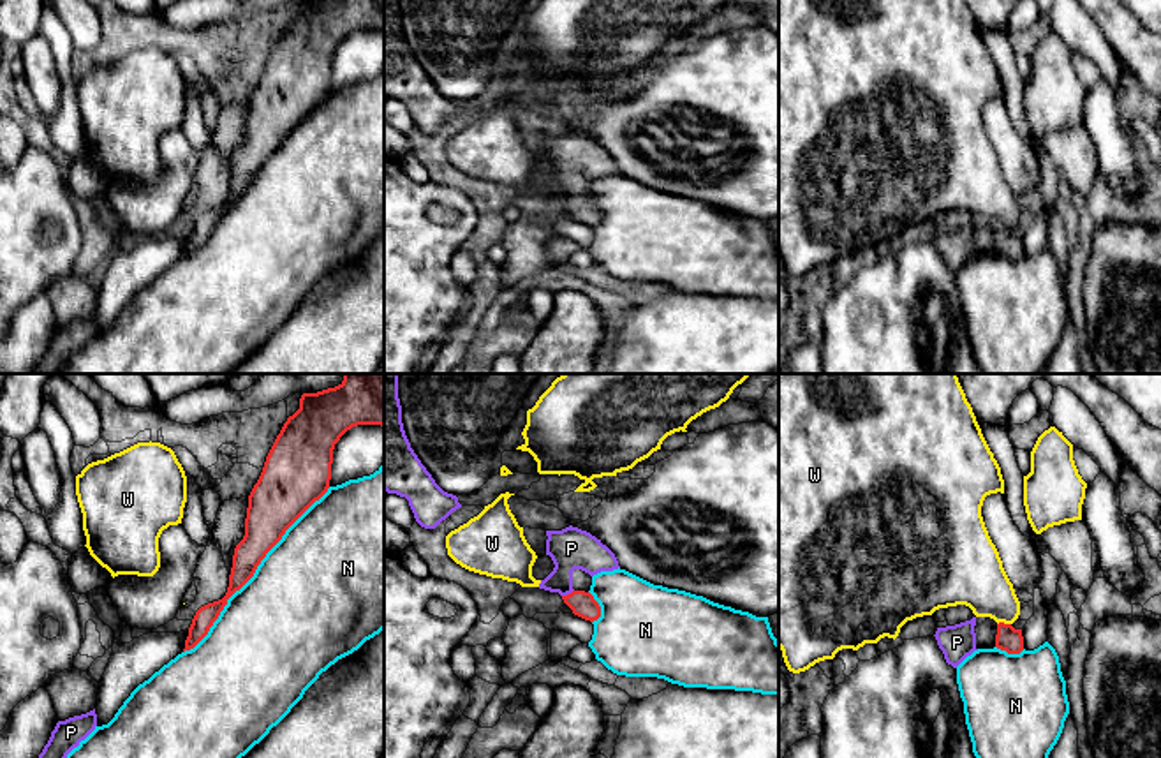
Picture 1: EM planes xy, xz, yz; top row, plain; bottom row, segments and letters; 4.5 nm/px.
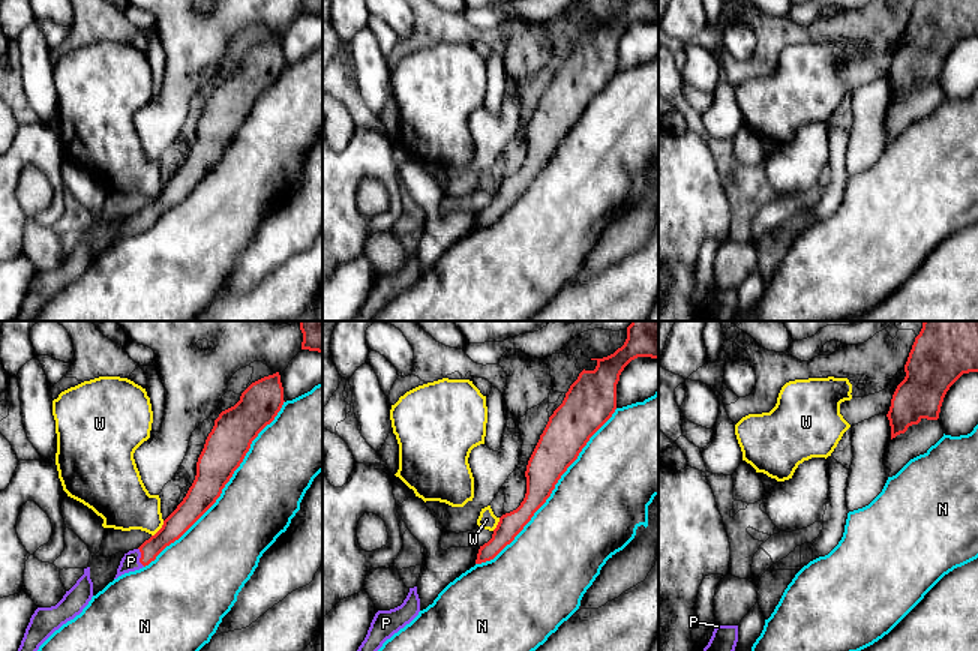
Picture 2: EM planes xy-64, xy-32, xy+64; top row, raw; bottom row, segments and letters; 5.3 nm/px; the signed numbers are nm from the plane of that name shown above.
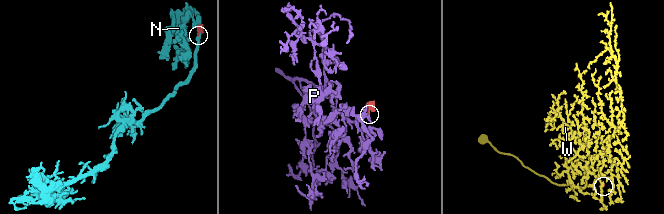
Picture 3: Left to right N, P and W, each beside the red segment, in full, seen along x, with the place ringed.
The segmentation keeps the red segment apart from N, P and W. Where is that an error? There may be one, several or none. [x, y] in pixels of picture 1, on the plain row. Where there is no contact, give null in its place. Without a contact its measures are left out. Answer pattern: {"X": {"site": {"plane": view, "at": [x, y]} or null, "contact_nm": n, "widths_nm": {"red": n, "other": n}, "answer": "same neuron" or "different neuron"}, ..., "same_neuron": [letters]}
{"N": {"site": {"plane": "xy", "at": [254, 177]}, "contact_nm": 1000, "widths_nm": {"red": 200, "other": 500}, "answer": "different neuron"}, "P": {"site": {"plane": "xz", "at": [568, 200]}, "contact_nm": 70, "widths_nm": {"red": 120, "other": 190}, "answer": "same neuron"}, "W": {"site": {"plane": "yz", "at": [1003, 228]}, "contact_nm": 60, "widths_nm": {"red": 120, "other": 280}, "answer": "different neuron"}, "same_neuron": ["P"]}

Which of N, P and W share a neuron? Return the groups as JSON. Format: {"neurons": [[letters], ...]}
{"neurons": [["N"], ["P"], ["W"]]}

